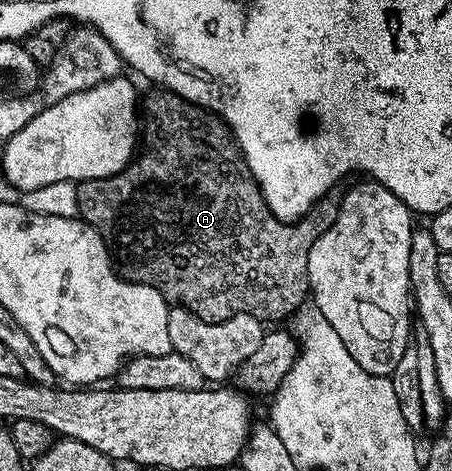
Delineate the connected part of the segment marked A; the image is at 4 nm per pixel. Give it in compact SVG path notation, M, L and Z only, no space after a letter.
M153 87L150 90L146 97L144 94L139 105L139 117L143 124L139 129L139 148L129 166L110 177L82 181L77 185L77 212L80 220L93 226L98 235L105 240L105 245L109 248L110 258L120 276L124 277L126 281L134 281L136 285L155 287L155 291L164 295L170 306L191 311L204 321L226 321L240 313L251 315L262 323L268 323L268 321L281 323L279 321L283 320L284 317L285 320L292 318L293 314L306 304L307 298L310 296L307 259L311 247L315 243L315 239L319 239L319 235L323 231L327 231L327 227L331 227L331 223L335 223L341 210L341 201L345 197L345 189L341 187L330 189L325 196L317 200L316 205L305 216L299 218L295 223L281 221L267 207L261 194L261 187L251 175L245 162L245 156L241 154L237 140L233 138L228 125L217 114L175 95L169 89Z

